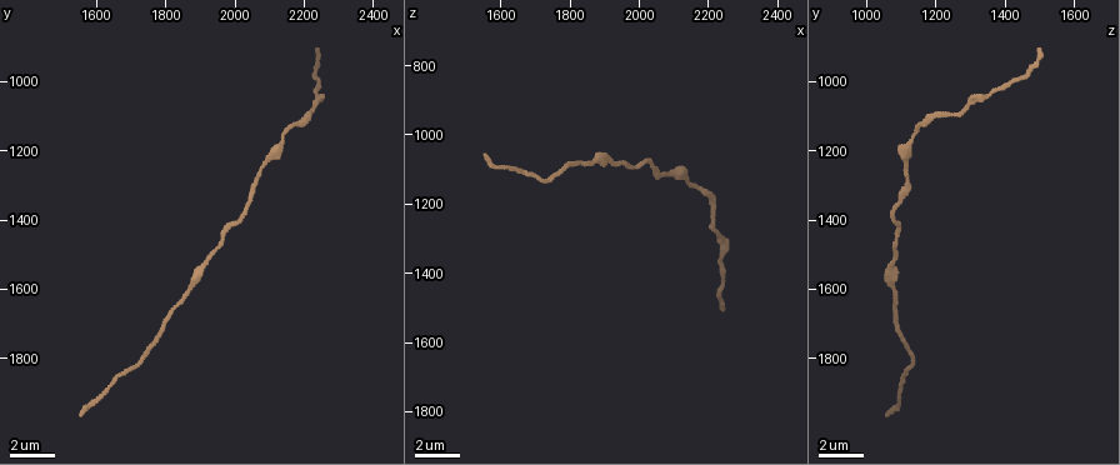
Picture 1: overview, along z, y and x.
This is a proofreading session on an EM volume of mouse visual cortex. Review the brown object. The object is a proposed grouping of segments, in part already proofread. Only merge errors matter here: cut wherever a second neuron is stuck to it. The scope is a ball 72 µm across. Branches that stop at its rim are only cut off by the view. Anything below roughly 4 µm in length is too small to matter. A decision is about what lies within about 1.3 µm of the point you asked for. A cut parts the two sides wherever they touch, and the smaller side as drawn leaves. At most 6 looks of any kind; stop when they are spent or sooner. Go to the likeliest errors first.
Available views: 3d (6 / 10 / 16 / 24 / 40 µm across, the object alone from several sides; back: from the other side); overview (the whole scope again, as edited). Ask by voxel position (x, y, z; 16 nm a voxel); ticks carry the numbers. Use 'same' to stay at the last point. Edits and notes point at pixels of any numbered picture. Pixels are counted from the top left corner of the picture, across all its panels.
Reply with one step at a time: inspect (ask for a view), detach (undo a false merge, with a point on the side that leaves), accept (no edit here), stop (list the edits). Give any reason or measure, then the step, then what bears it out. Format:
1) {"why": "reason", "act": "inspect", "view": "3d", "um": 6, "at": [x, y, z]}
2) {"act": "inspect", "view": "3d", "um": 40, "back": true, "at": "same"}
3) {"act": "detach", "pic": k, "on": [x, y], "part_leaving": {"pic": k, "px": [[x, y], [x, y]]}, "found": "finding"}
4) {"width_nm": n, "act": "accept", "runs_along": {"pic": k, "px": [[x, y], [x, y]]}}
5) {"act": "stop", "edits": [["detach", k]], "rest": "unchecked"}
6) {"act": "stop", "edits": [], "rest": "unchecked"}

{"why": "calibre changes", "act": "inspect", "view": "3d", "um": 16, "at": [1860, 1620, 1080]}

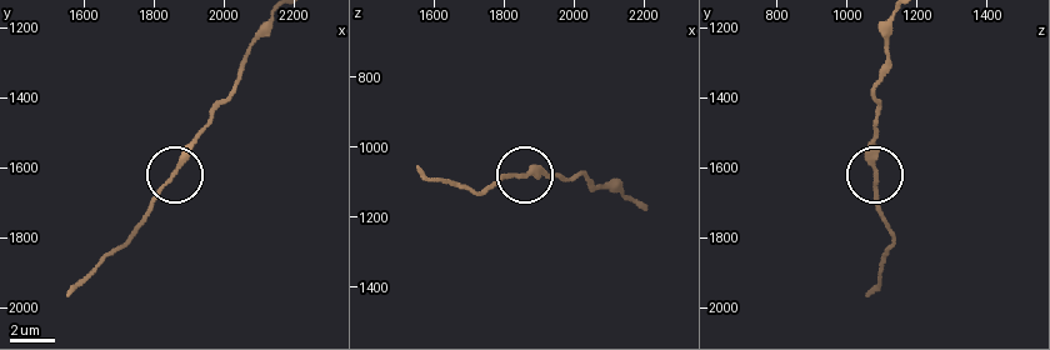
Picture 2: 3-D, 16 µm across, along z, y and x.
{"act": "accept", "found": "continuous, no second neuron"}

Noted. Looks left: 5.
{"act": "inspect", "view": "3d", "um": 6, "at": [2020, 1400, 1080]}

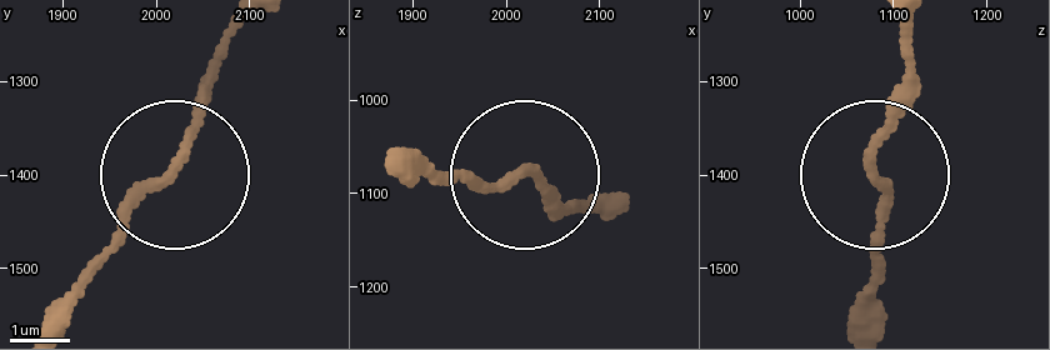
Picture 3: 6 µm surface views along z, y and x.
{"width_nm": 150, "act": "accept", "runs_along": {"pic": 3, "px": [[876, 176], [876, 300]]}, "found": "one neuron here"}

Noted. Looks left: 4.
{"why": "narrows sharply", "act": "inspect", "view": "3d", "um": 10, "at": [2210, 1100, 1240]}

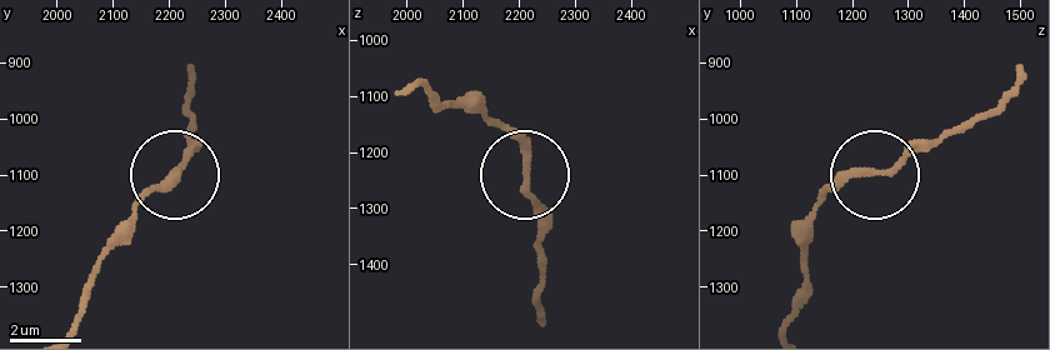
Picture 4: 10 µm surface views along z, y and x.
{"act": "accept", "runs_along": {"pic": 4, "px": [[786, 323], [813, 206], [849, 173], [894, 168], [954, 128]]}, "found": "one neuron here"}

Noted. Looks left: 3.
{"act": "stop", "edits": [], "rest": "unchecked"}

